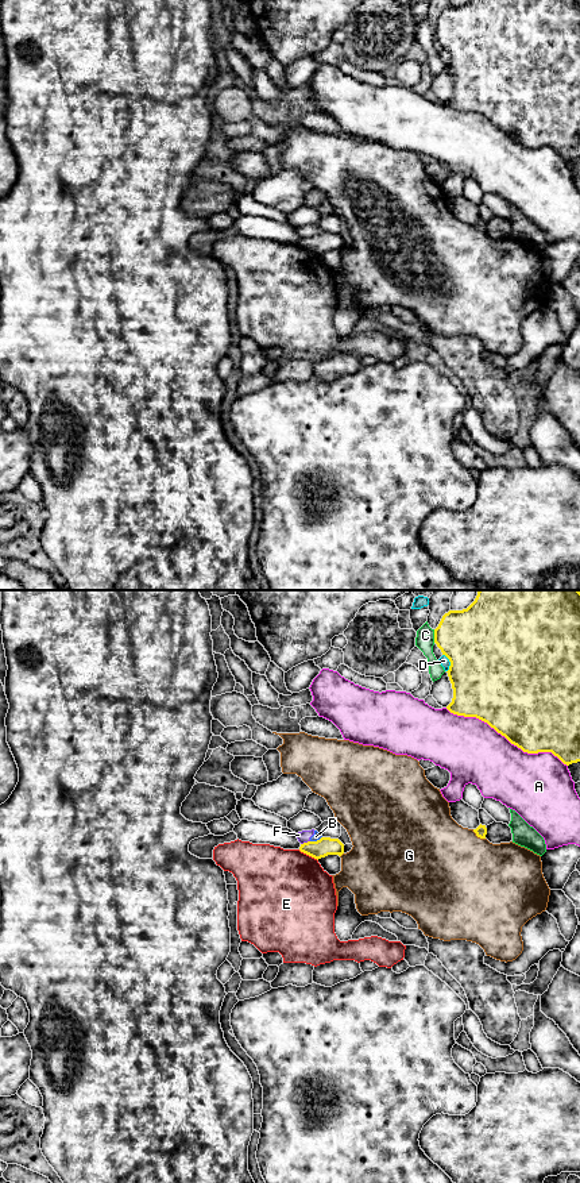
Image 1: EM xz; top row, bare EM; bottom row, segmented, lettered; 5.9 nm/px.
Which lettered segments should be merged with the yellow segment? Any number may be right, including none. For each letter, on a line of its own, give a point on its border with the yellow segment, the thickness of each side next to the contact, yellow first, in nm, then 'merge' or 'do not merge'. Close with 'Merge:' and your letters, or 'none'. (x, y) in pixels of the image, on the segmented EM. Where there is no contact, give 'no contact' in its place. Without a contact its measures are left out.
A: meets yellow in xz at (506, 738); 500 nm thick on the yellow side, 360 nm on the other; do not merge
B: meets yellow in xz at (317, 840); 110 nm thick on the yellow side, 50 nm on the other; do not merge
C: meets yellow in xz at (434, 636); 400 nm thick on the yellow side, 110 nm on the other; do not merge
D: meets yellow in xz at (451, 663); 500 nm thick on the yellow side, 60 nm on the other; do not merge
E: meets yellow in xz at (308, 854); 110 nm thick on the yellow side, 480 nm on the other; do not merge
F: meets yellow in xz at (305, 843); 110 nm thick on the yellow side, 70 nm on the other; do not merge
G: meets yellow in xz at (478, 836); 70 nm thick on the yellow side, 500 nm on the other; do not merge
Merge: none

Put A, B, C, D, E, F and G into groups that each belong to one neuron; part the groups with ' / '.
A / B F / C / D / E / G

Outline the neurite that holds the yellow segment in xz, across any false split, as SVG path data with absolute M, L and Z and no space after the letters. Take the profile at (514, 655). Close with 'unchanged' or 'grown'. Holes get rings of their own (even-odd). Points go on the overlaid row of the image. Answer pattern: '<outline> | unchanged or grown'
M479 590L467 609L442 616L434 643L451 662L451 713L487 722L523 752L552 752L567 766L580 762L579 590Z | unchanged

